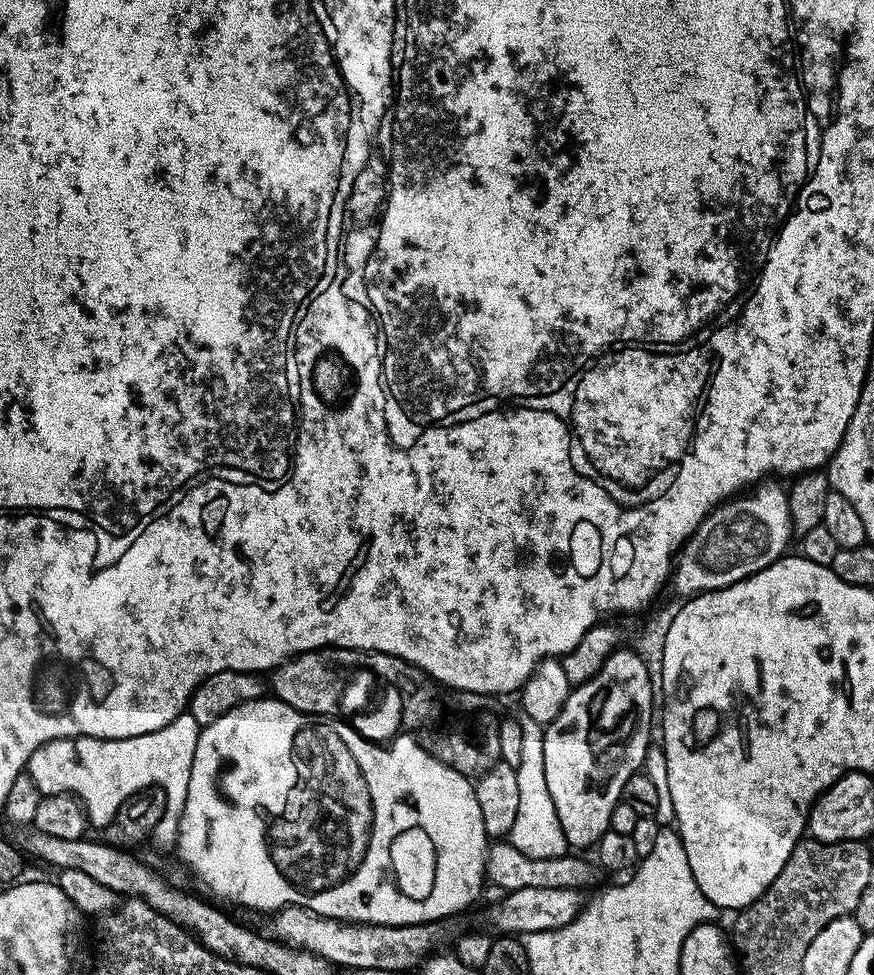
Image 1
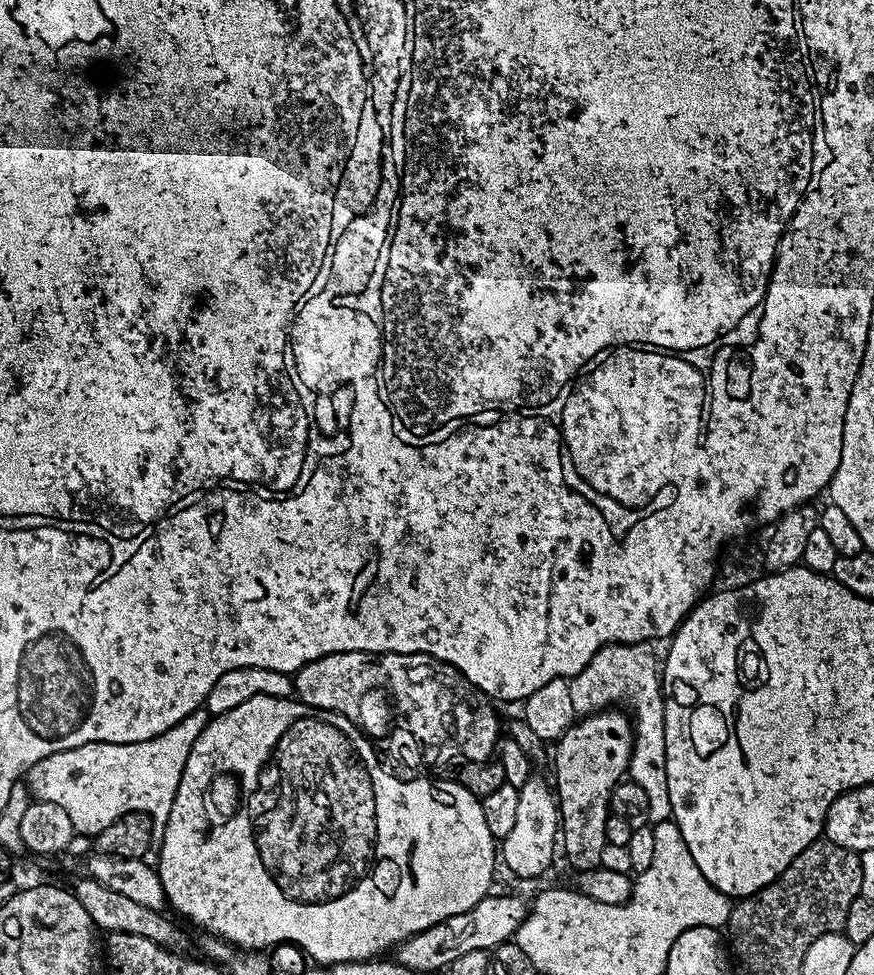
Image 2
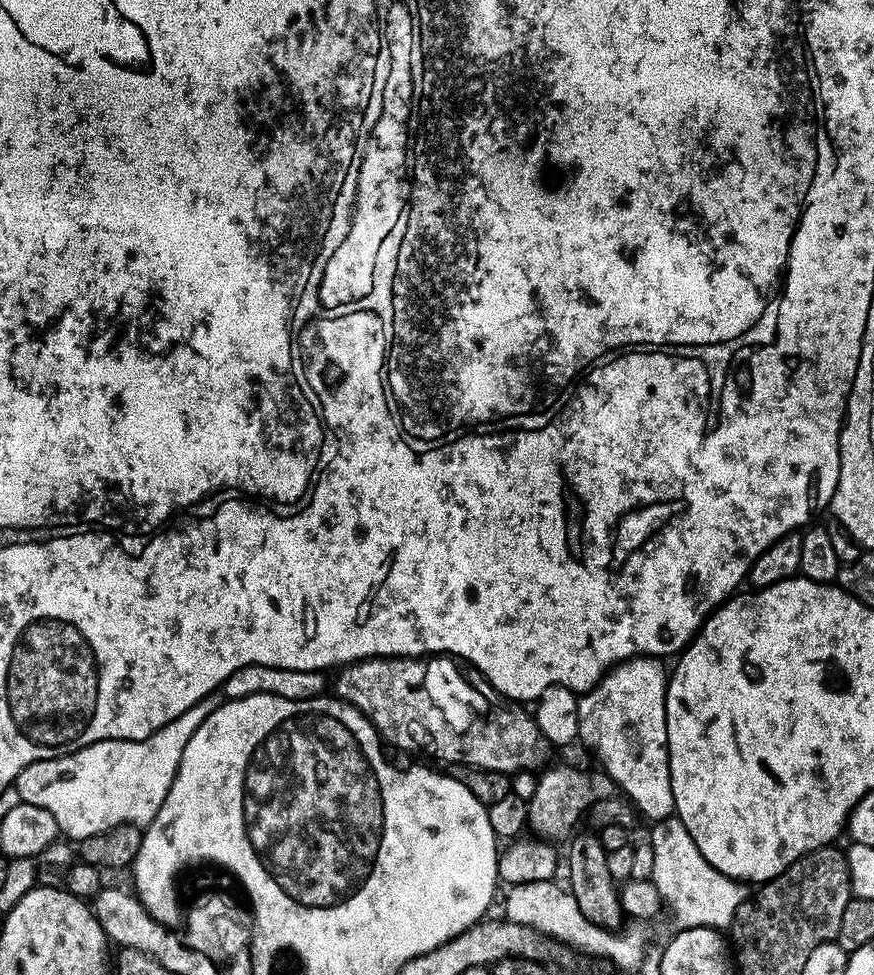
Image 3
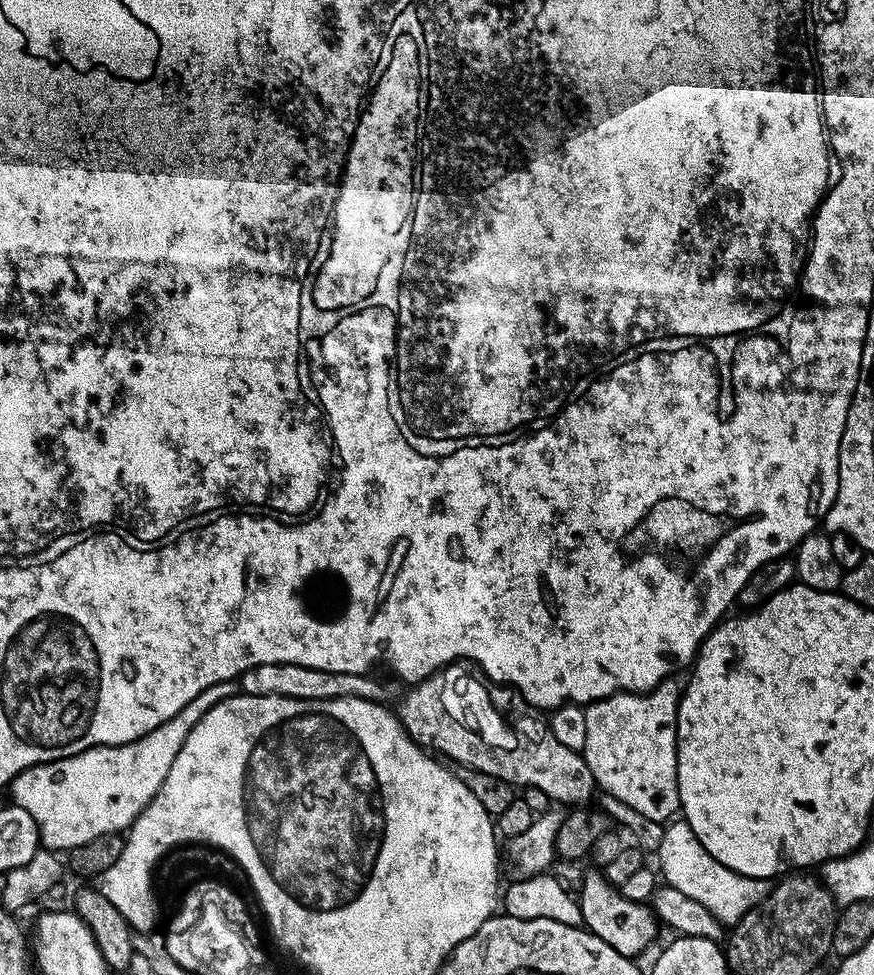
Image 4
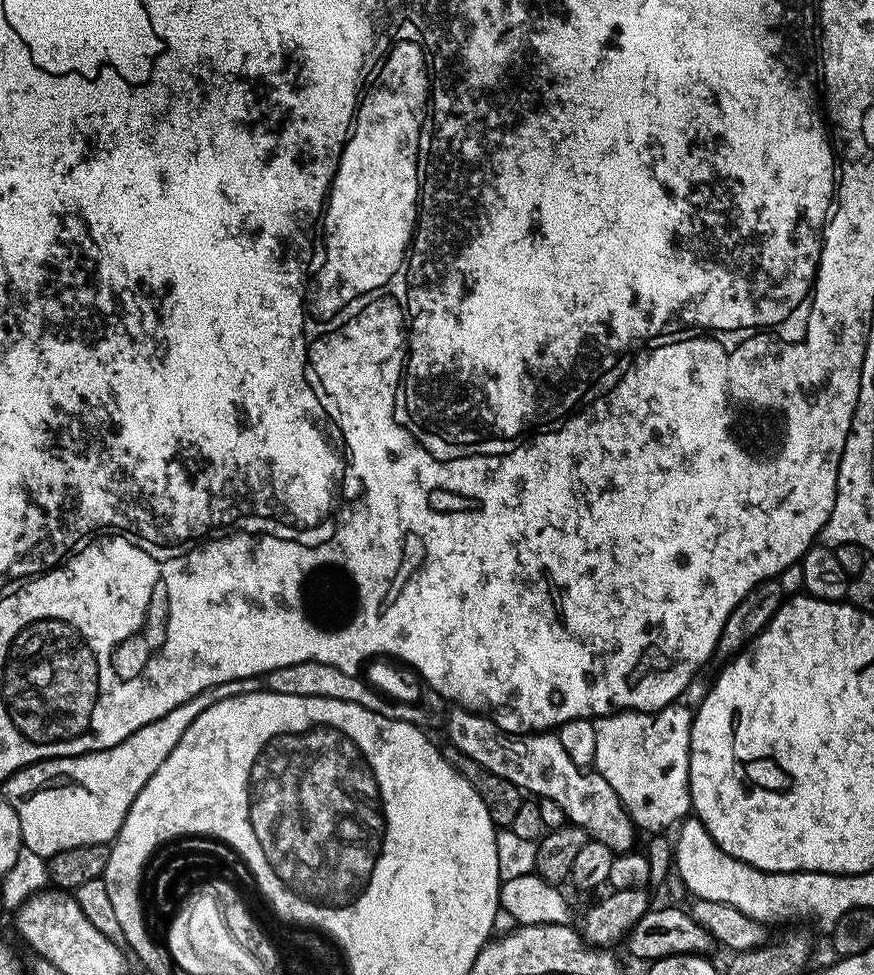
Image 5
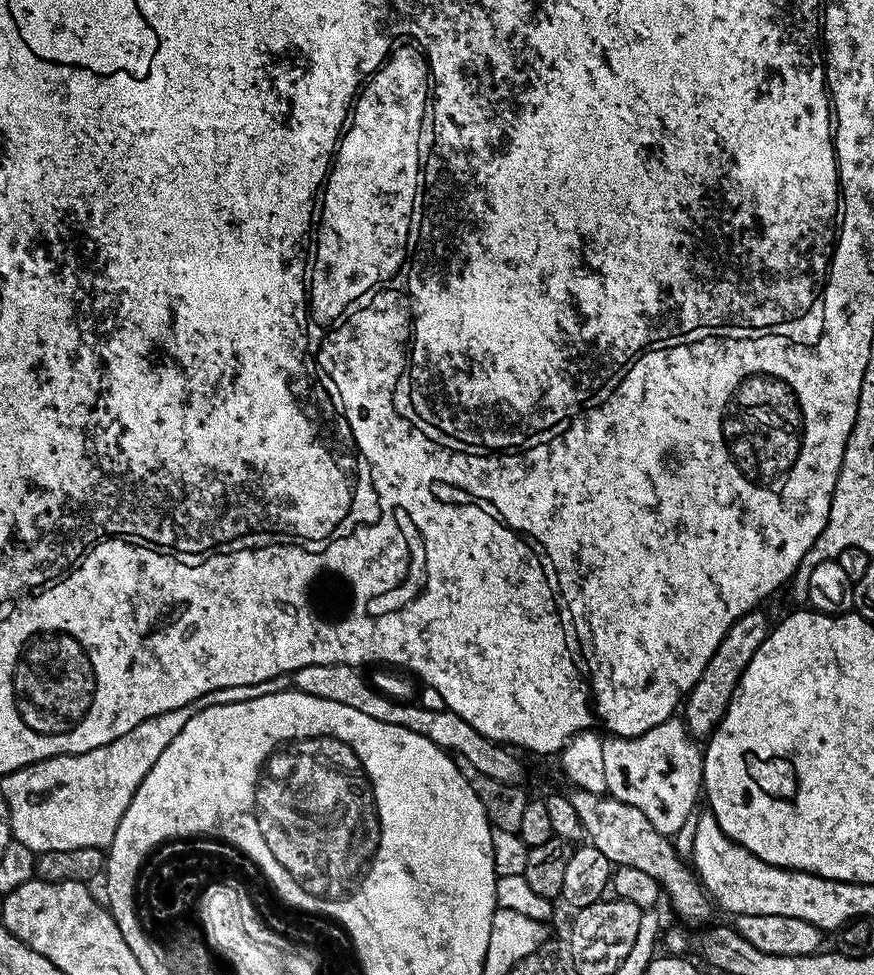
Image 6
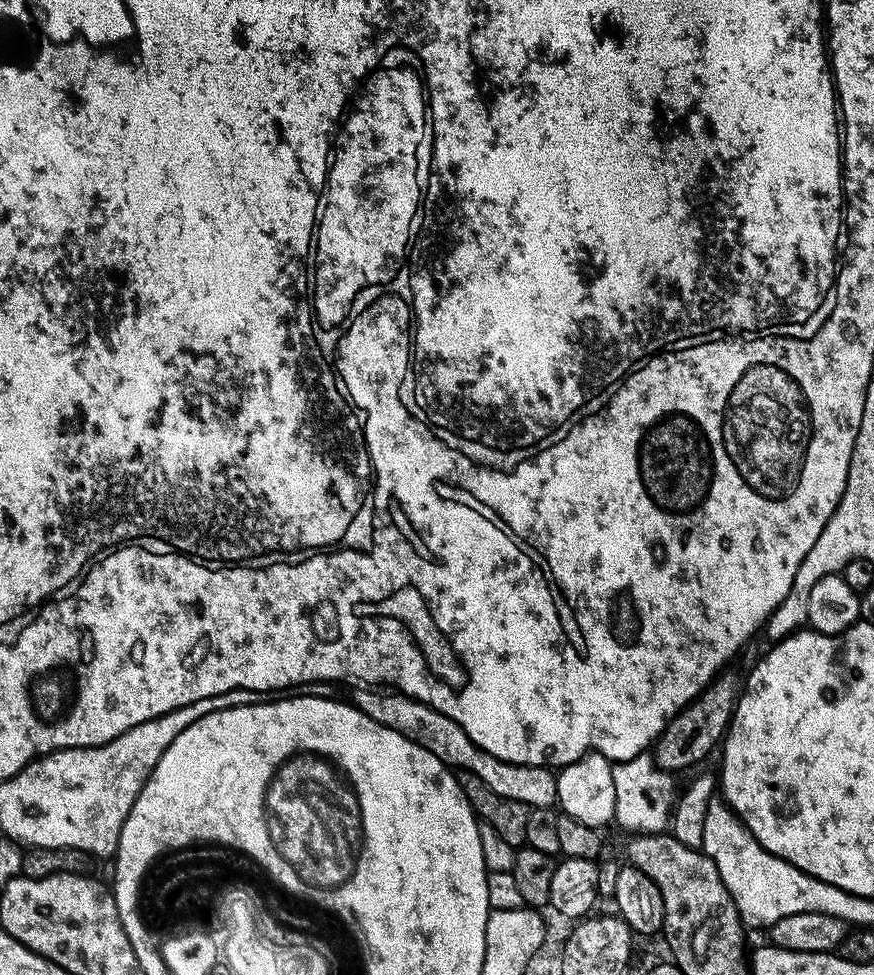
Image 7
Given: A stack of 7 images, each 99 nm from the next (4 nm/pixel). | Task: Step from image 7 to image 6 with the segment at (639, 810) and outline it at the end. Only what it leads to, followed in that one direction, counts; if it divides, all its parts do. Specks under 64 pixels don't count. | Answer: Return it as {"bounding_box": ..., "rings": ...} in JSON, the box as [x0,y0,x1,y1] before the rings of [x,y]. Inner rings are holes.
{"bounding_box":[602,718,704,837],"rings":[[[673,718],[646,730],[641,736],[609,735],[602,746],[602,763],[606,773],[607,795],[642,810],[663,836],[673,837],[685,825],[686,818],[697,811],[696,799],[702,796],[704,757],[697,741],[689,736],[683,719]]]}

